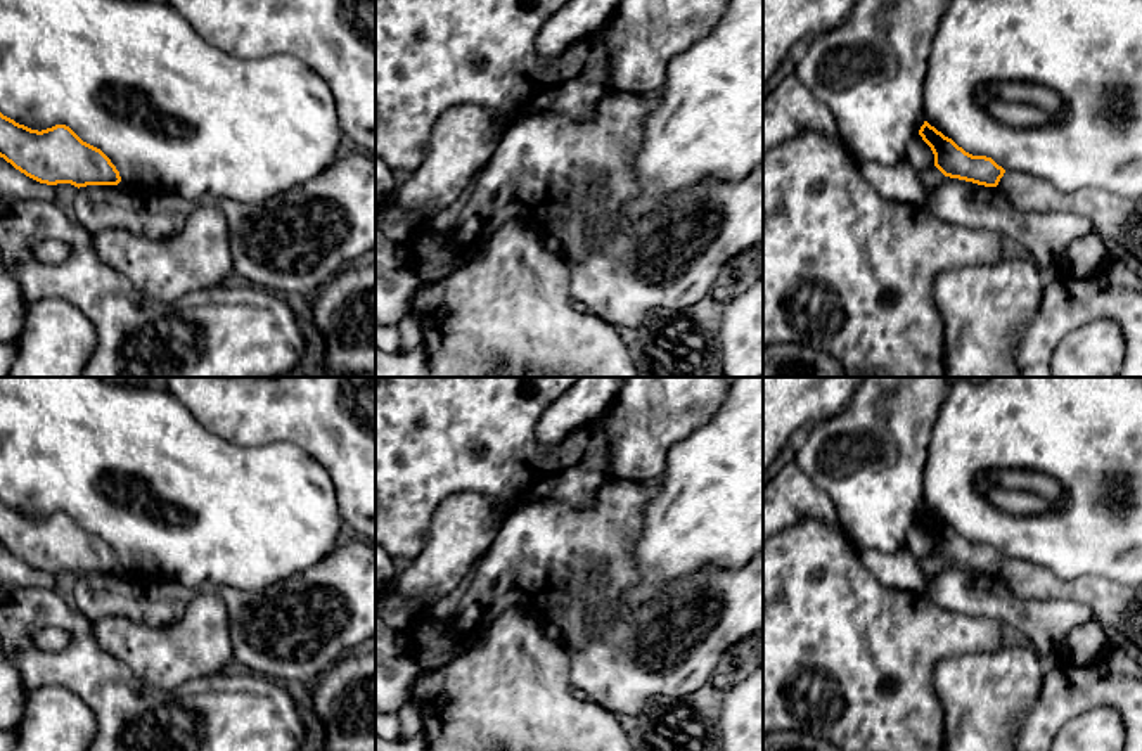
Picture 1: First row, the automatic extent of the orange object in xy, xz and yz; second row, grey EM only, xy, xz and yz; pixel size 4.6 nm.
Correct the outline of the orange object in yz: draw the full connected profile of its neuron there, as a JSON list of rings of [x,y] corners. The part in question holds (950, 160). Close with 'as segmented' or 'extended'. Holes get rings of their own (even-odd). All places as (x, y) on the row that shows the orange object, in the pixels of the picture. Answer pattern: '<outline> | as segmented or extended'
[[[927,121],[919,135],[931,147],[934,166],[945,177],[993,187],[1014,208],[1028,213],[1083,215],[1104,241],[1125,246],[1142,263],[1142,199],[1128,199],[1097,187],[1062,192],[1045,180],[1005,171],[991,157],[966,152]]] | extended

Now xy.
[[[0,112],[0,157],[47,185],[71,183],[80,189],[121,182],[111,159],[66,125],[38,132]]] | as segmented

